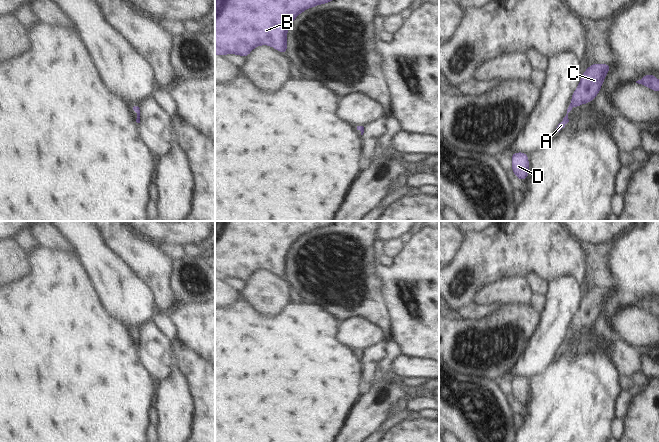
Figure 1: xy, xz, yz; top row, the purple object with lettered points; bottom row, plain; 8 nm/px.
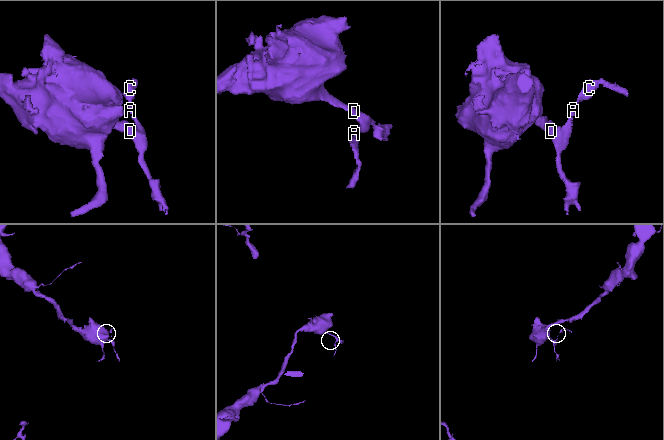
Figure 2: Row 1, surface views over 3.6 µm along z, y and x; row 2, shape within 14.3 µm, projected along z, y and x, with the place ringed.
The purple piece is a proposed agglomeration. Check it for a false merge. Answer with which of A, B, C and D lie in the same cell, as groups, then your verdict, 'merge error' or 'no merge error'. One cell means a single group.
A B C D; no merge error

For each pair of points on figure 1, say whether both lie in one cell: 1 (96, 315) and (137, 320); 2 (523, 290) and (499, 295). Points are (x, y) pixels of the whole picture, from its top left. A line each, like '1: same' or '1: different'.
1: different
2: same

